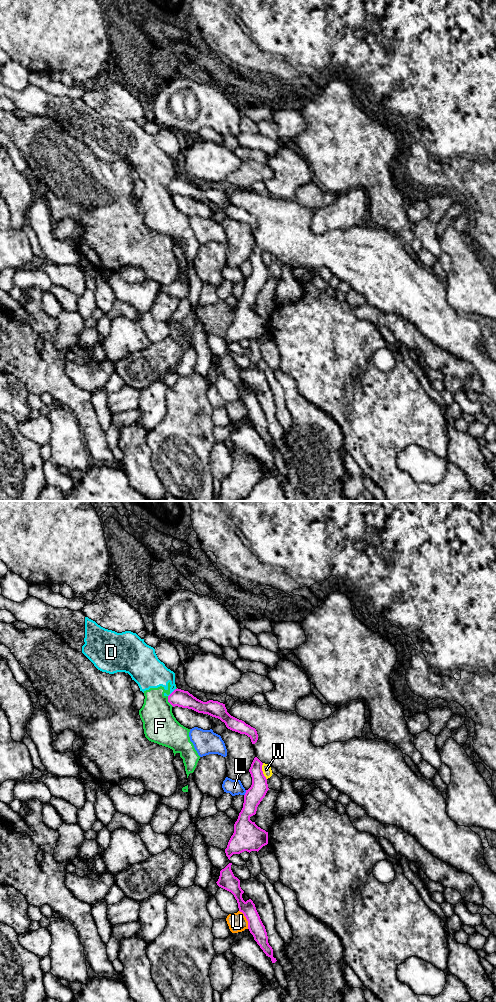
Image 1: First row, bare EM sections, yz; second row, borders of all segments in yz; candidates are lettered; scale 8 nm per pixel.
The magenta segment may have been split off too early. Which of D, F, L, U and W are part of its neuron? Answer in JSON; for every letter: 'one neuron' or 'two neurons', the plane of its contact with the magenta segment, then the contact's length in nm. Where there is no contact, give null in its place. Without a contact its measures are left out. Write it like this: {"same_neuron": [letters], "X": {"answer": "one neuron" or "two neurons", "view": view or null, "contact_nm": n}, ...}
{"same_neuron": [], "D": {"answer": "two neurons", "view": "yz", "contact_nm": 90}, "F": {"answer": "two neurons", "view": "yz", "contact_nm": 100}, "L": {"answer": "two neurons", "view": "yz", "contact_nm": 50}, "U": {"answer": "two neurons", "view": "yz", "contact_nm": 170}, "W": {"answer": "two neurons", "view": "yz", "contact_nm": 140}}

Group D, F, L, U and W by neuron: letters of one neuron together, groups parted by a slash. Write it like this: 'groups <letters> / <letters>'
groups D F / L / U / W

